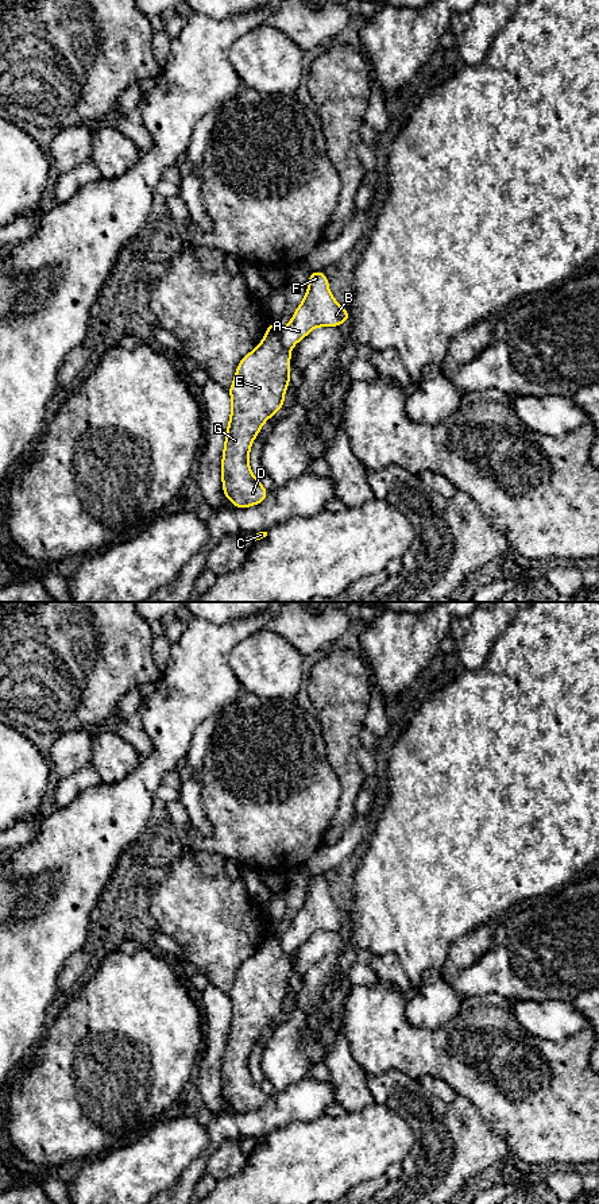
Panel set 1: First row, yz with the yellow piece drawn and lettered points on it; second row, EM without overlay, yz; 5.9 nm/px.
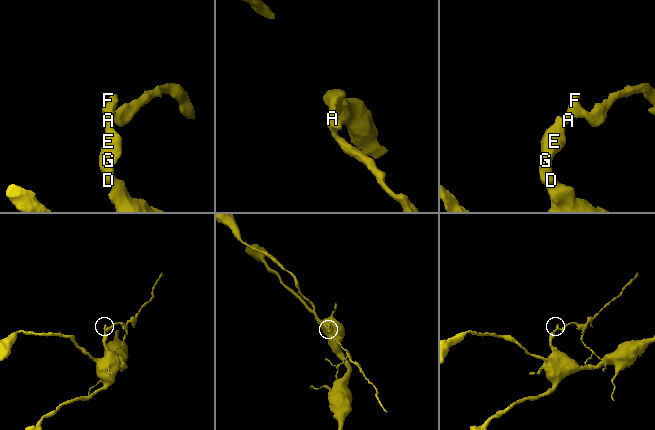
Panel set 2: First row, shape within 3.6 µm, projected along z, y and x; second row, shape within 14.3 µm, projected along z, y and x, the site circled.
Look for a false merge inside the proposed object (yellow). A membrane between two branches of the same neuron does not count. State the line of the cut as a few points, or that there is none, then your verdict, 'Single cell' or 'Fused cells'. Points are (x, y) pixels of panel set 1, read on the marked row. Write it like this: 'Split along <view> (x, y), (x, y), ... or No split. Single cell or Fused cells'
Split along yz (279, 330), (279, 340), (289, 351). Fused cells

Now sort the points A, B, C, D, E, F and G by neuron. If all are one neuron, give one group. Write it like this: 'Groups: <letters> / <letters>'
Groups: A B F / C D E G

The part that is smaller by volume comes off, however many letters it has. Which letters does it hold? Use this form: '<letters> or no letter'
A, B, F

